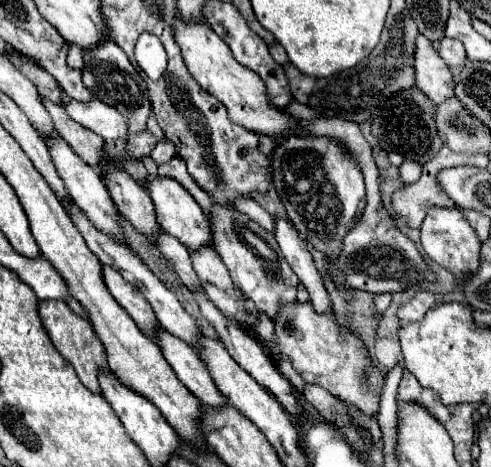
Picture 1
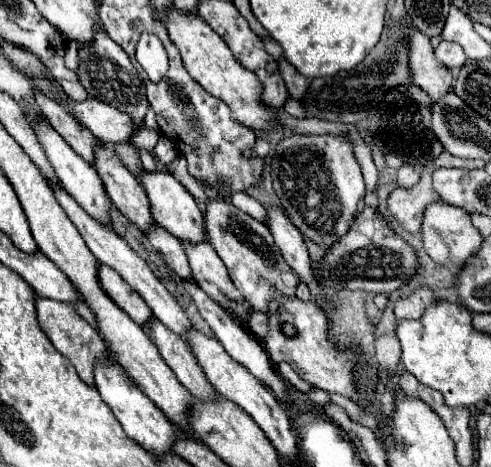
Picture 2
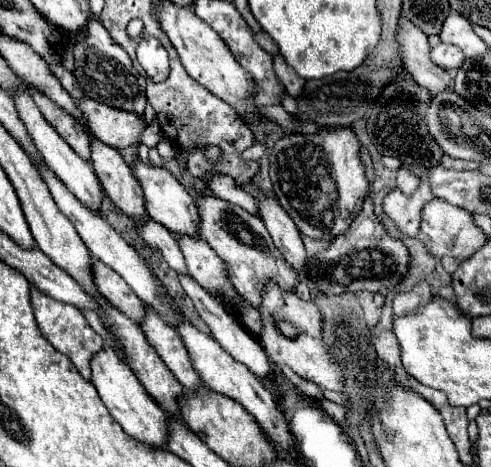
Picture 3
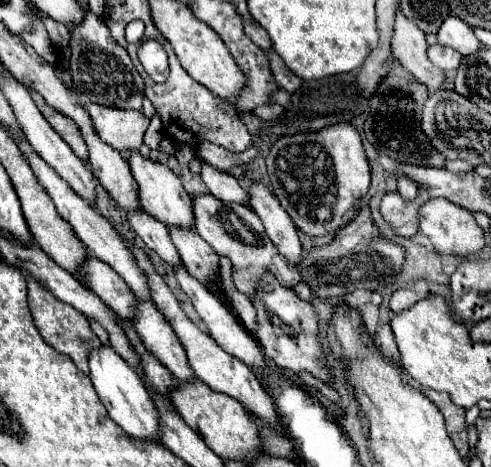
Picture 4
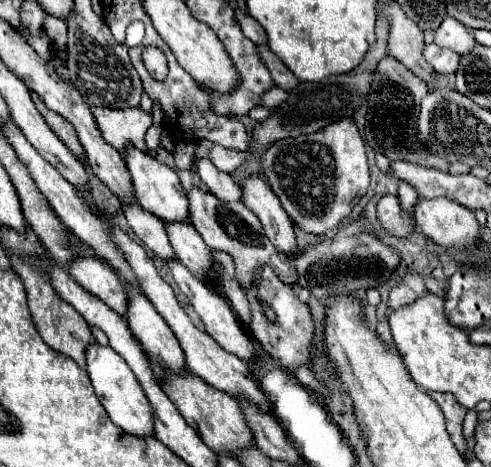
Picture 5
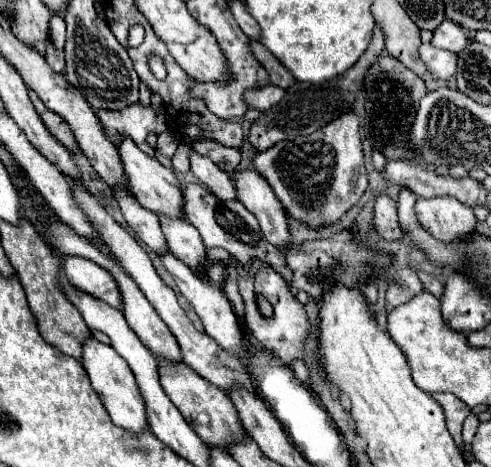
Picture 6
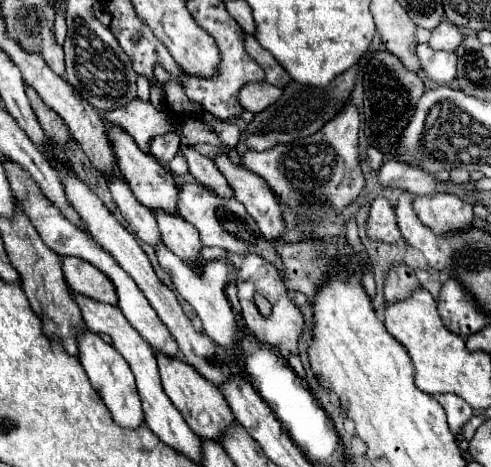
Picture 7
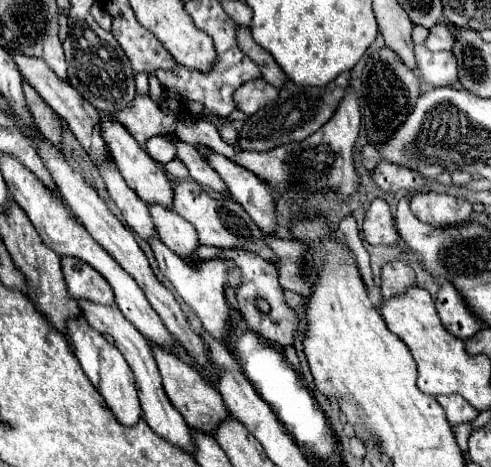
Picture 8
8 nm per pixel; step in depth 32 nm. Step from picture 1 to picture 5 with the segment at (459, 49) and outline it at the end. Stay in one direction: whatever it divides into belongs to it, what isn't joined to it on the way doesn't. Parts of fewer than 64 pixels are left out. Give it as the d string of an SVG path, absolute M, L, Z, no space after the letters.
M428 44L424 48L424 56L440 76L448 76L450 72L456 72L460 64L460 54L448 48L438 48L436 44Z

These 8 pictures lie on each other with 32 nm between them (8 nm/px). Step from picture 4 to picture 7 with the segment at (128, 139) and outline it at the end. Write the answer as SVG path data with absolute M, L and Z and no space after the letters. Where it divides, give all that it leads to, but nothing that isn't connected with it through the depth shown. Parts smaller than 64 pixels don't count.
M134 100L122 110L100 112L100 116L108 126L120 126L148 154L150 154L148 142L152 136L160 136L174 130L174 124L170 122L168 114L154 108L150 102L142 100Z

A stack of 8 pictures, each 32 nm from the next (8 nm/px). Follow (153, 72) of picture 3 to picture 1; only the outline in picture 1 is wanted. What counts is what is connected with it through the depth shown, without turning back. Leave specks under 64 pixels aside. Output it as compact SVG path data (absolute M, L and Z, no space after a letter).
M142 34L136 42L136 62L148 74L148 78L160 78L166 72L166 52L160 40L152 34Z

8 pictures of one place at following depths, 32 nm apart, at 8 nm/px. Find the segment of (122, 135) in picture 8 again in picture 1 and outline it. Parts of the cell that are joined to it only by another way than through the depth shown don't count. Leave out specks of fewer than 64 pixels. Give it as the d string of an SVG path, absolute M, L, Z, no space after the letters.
M154 178L154 180L150 180L146 184L146 190L152 196L152 202L156 204L158 224L160 224L160 228L164 232L168 232L170 236L178 238L190 250L200 250L204 246L212 246L214 244L214 236L212 236L212 228L208 224L208 216L202 212L202 208L190 196L190 192L182 188L182 184L178 184L172 178Z

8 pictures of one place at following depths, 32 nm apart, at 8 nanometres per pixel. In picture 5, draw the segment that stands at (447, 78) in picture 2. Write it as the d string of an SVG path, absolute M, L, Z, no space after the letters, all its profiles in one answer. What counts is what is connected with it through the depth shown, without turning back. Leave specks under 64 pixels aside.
M390 4L384 8L390 16L390 56L394 56L398 62L402 62L412 74L416 74L422 82L428 86L436 84L436 72L434 68L424 60L424 32L404 16L404 10L400 4Z

